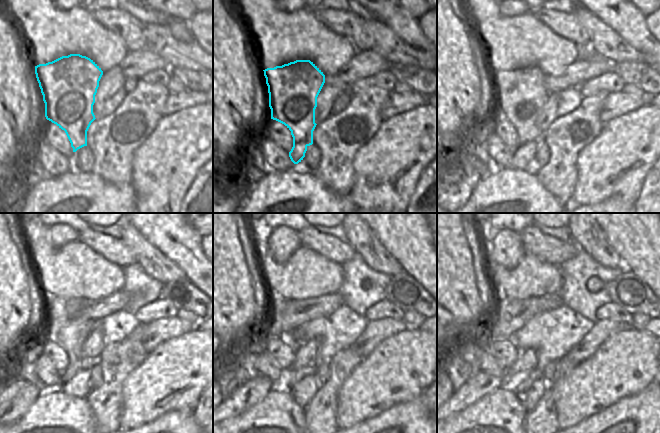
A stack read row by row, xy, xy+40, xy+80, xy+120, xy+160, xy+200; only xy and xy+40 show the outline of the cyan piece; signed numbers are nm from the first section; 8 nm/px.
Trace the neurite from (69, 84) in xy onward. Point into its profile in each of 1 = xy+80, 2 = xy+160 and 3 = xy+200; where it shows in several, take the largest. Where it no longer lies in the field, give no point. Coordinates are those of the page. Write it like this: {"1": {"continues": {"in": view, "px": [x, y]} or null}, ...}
{"1": {"continues": {"in": "xy+80", "px": [521, 93]}}, "2": {"continues": {"in": "xy+160", "px": [302, 383]}}, "3": {"continues": {"in": "xy+200", "px": [529, 387]}}}

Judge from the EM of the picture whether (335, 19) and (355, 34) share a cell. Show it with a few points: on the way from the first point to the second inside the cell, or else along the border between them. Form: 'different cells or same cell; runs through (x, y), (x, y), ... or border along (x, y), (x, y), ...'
same cell; runs through (340, 21), (350, 29)

